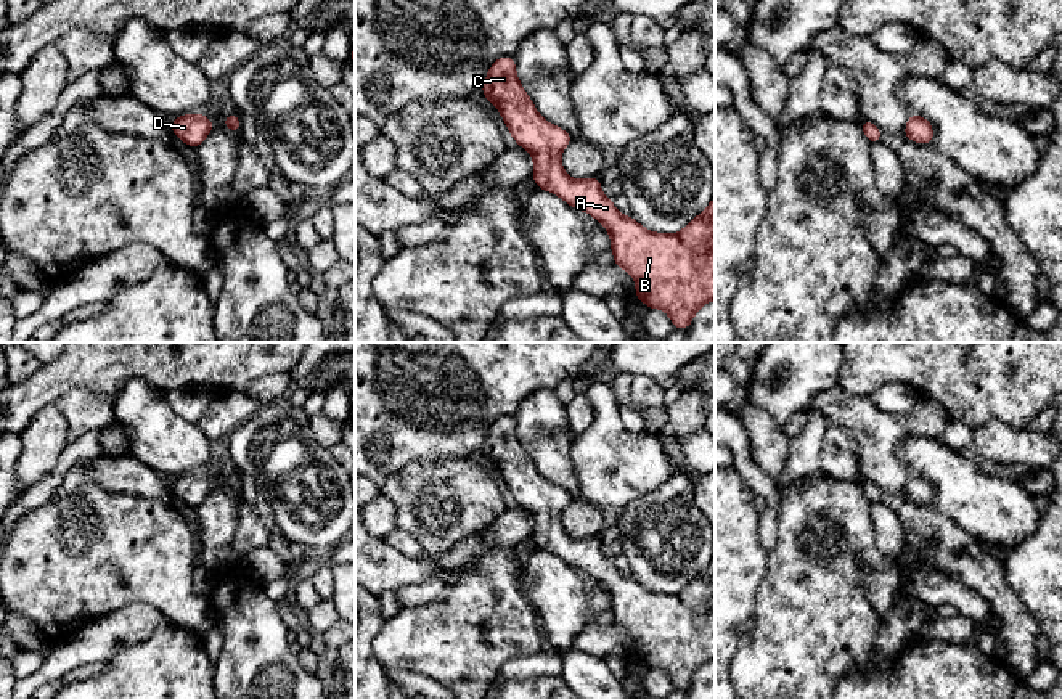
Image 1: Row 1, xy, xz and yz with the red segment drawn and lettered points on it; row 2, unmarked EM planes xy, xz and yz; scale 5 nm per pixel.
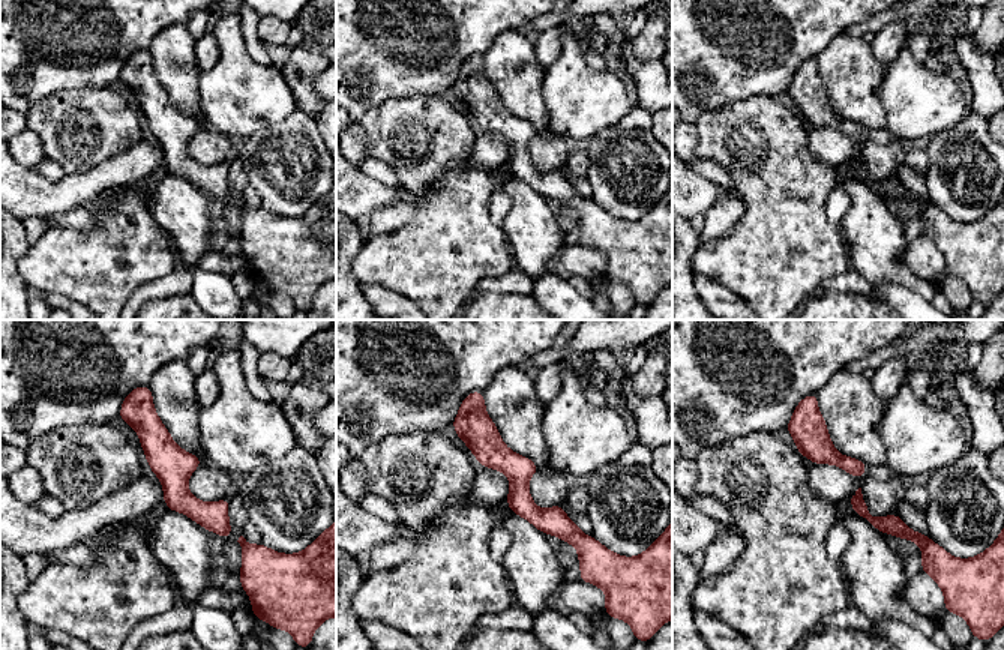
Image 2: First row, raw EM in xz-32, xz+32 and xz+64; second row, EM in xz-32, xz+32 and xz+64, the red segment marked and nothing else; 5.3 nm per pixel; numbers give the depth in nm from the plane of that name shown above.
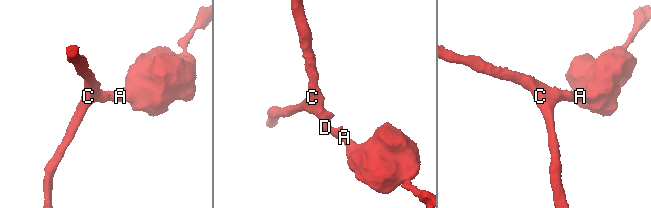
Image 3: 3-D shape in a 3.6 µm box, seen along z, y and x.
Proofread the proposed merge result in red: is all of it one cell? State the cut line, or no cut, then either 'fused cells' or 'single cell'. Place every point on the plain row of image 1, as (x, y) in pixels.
no cut | single cell

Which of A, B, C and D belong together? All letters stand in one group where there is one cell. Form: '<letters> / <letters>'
A B C D

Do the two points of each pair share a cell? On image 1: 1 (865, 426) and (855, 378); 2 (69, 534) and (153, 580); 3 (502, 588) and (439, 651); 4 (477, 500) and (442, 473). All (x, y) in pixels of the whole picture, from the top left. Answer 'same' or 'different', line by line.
1: different
2: same
3: same
4: same

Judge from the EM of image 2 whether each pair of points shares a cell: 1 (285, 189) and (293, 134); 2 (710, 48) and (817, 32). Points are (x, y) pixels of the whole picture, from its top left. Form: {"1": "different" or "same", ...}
{"1": "same", "2": "same"}

